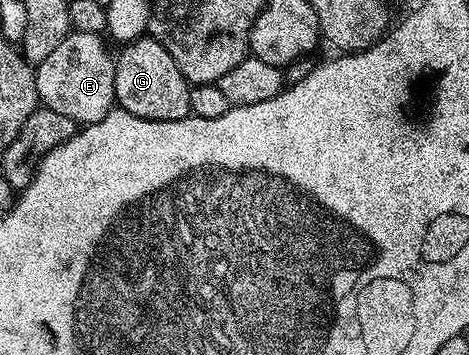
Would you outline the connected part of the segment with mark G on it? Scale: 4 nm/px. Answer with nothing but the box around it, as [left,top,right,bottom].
[115,38,191,122]

